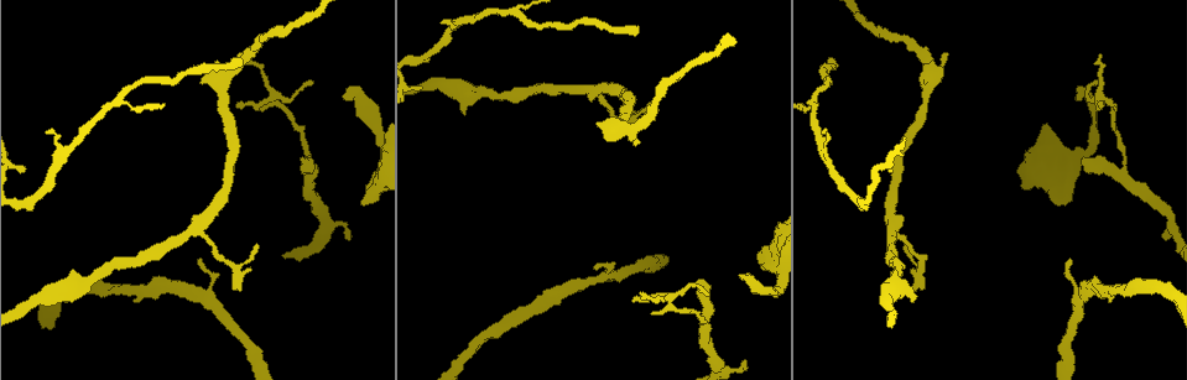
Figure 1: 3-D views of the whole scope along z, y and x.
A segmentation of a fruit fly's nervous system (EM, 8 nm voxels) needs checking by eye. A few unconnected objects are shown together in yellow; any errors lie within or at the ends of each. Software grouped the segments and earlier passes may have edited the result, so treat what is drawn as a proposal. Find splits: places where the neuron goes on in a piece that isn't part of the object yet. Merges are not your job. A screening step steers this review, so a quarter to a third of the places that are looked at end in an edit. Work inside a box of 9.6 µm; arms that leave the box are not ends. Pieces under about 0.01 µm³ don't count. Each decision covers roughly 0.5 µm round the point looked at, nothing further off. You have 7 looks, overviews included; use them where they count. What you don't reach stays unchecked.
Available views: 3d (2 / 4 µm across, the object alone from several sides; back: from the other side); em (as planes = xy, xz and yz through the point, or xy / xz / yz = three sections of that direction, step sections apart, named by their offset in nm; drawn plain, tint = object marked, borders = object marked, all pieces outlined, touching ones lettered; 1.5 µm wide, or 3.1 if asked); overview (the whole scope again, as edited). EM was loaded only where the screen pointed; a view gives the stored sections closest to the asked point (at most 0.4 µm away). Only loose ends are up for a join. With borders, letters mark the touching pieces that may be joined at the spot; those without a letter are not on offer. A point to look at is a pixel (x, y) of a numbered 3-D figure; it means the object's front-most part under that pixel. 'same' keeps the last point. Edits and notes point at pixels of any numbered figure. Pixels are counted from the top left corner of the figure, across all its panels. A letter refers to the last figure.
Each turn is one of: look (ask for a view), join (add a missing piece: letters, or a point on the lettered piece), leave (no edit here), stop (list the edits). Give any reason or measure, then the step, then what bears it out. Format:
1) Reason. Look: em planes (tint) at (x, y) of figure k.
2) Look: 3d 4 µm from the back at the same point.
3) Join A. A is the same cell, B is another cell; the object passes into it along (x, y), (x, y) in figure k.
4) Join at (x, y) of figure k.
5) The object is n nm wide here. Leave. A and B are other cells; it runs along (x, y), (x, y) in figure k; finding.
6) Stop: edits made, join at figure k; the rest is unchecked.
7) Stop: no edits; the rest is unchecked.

Branch stops here. Look: 3d 4 µm at (700, 283) of figure 1.

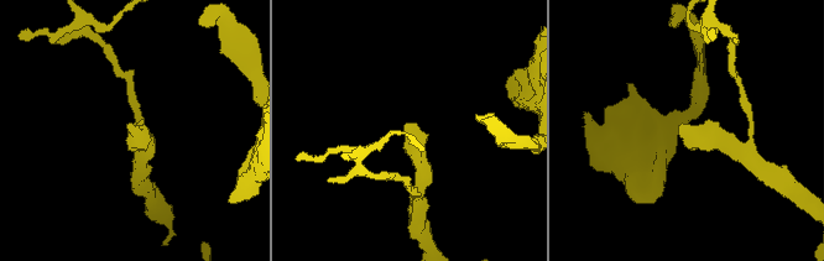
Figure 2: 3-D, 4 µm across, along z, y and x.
Need the tissue. Look: em xz step 8 (plain) at (405, 130) of figure 2.

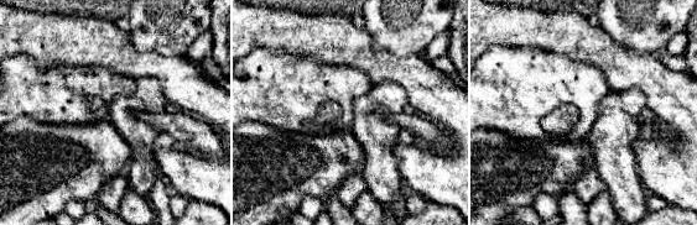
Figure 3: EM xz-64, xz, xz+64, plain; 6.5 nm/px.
Look: em xz step 8 (borders) at the same point.

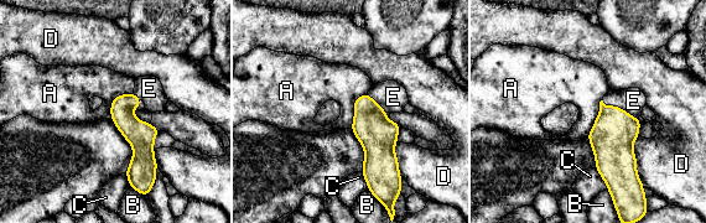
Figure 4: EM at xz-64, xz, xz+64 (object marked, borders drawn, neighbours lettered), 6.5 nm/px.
Join at (633, 100) of figure 4. E is the same cell, A, B, C and D are other cells; the object passes into it along (614, 130), (618, 107), (633, 100) in figure 4; it goes on there.

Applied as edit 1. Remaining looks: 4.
Free end. Look: em planes (borders) at (1076, 97) of figure 1.

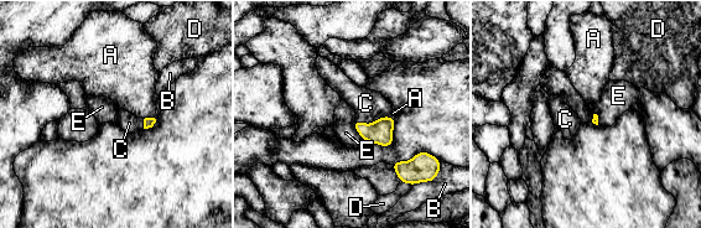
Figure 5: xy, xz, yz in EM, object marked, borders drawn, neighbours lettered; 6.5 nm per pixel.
Join at (368, 104) of figure 5. C is the same cell, A, B, D and E are other cells; the object passes into it along (380, 131), (367, 124), (368, 104) in figure 5; the neuron continues.

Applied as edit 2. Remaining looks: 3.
Tapers out. Look: 3d 2 µm at (836, 63) of figure 1.

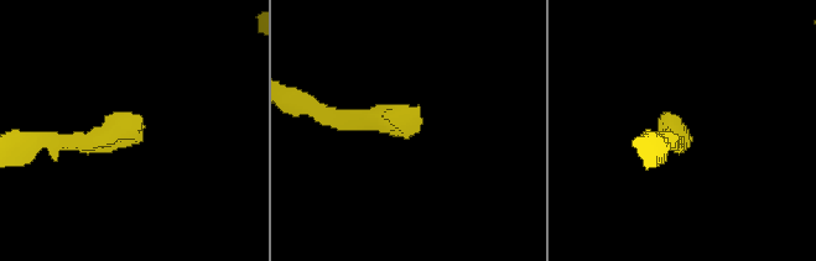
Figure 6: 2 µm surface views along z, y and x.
Look: em xy step 4 (tint) at (143, 139) of figure 6.

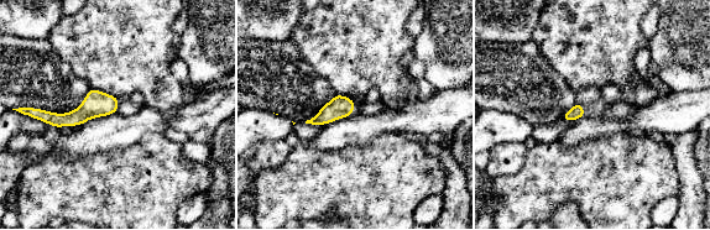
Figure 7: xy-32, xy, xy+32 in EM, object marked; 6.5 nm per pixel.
Look: em planes (borders) at the same point.

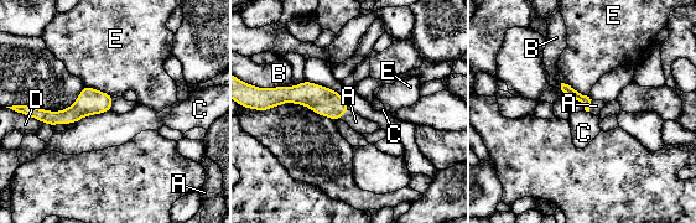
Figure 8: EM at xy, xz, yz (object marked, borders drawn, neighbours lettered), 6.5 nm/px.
Join at (356, 122) of figure 8. A is the same cell, B, C, D and E are other cells; the object passes into it along (325, 102), (344, 113), (356, 122) in figure 8; it goes on there.

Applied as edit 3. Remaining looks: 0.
Stop: edits made, join at figure 4, join at figure 5, join at figure 8; the rest is unchecked.

